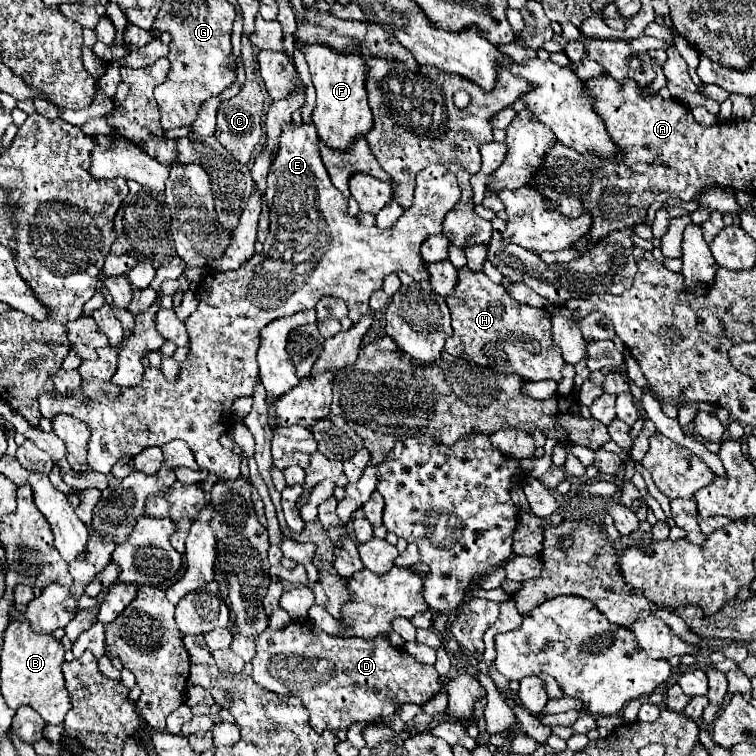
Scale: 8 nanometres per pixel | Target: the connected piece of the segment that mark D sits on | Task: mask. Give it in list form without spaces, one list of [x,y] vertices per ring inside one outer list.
[[[293,620],[289,626],[275,632],[267,628],[261,636],[257,636],[257,654],[251,660],[251,664],[253,664],[251,676],[261,688],[275,694],[301,698],[303,706],[311,714],[309,724],[317,732],[323,730],[339,732],[339,730],[347,730],[357,722],[365,722],[365,724],[377,722],[381,718],[395,714],[397,708],[407,702],[425,704],[441,690],[437,670],[429,664],[417,662],[403,648],[393,646],[387,636],[375,636],[373,640],[339,638],[323,632],[319,626],[315,626],[309,620]]]

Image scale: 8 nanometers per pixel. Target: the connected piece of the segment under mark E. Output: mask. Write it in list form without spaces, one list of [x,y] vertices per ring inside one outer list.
[[[305,122],[283,124],[277,156],[267,176],[265,202],[271,210],[271,228],[267,240],[263,242],[263,252],[259,254],[259,258],[247,260],[247,264],[243,264],[237,270],[209,272],[201,280],[197,288],[199,306],[185,322],[191,350],[177,378],[173,382],[167,382],[159,368],[149,366],[145,368],[141,384],[133,388],[121,388],[115,386],[113,382],[103,380],[83,380],[77,392],[61,394],[57,390],[51,390],[41,394],[39,396],[41,416],[53,420],[57,414],[67,414],[87,424],[91,430],[87,444],[89,466],[91,470],[101,474],[109,474],[113,464],[123,456],[137,456],[149,446],[163,446],[179,438],[187,442],[187,446],[193,450],[199,470],[207,470],[209,474],[215,474],[223,482],[237,480],[241,460],[237,454],[233,454],[231,448],[223,448],[219,444],[219,436],[231,428],[231,406],[235,398],[251,396],[259,380],[257,368],[257,348],[261,346],[259,330],[265,328],[265,324],[269,324],[271,320],[277,320],[279,316],[289,316],[299,310],[315,308],[317,300],[323,296],[343,298],[349,306],[349,318],[357,322],[363,314],[371,312],[369,296],[381,288],[383,278],[387,274],[403,270],[413,280],[427,280],[429,272],[425,268],[419,248],[425,238],[441,232],[441,222],[445,214],[457,204],[459,194],[461,190],[457,186],[453,172],[449,172],[441,164],[431,164],[417,174],[413,206],[403,212],[397,224],[393,224],[389,230],[377,230],[375,226],[365,228],[359,224],[357,218],[347,214],[347,198],[329,180],[329,174],[319,156],[319,138],[315,128]]]

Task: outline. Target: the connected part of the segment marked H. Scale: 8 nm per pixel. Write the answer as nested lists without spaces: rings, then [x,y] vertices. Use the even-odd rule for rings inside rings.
[[[459,270],[459,282],[453,294],[447,296],[451,310],[453,336],[445,342],[445,352],[489,366],[503,374],[519,374],[527,380],[561,380],[561,368],[565,366],[561,350],[551,337],[551,314],[545,308],[533,308],[517,304],[501,284],[493,284],[483,272]]]

